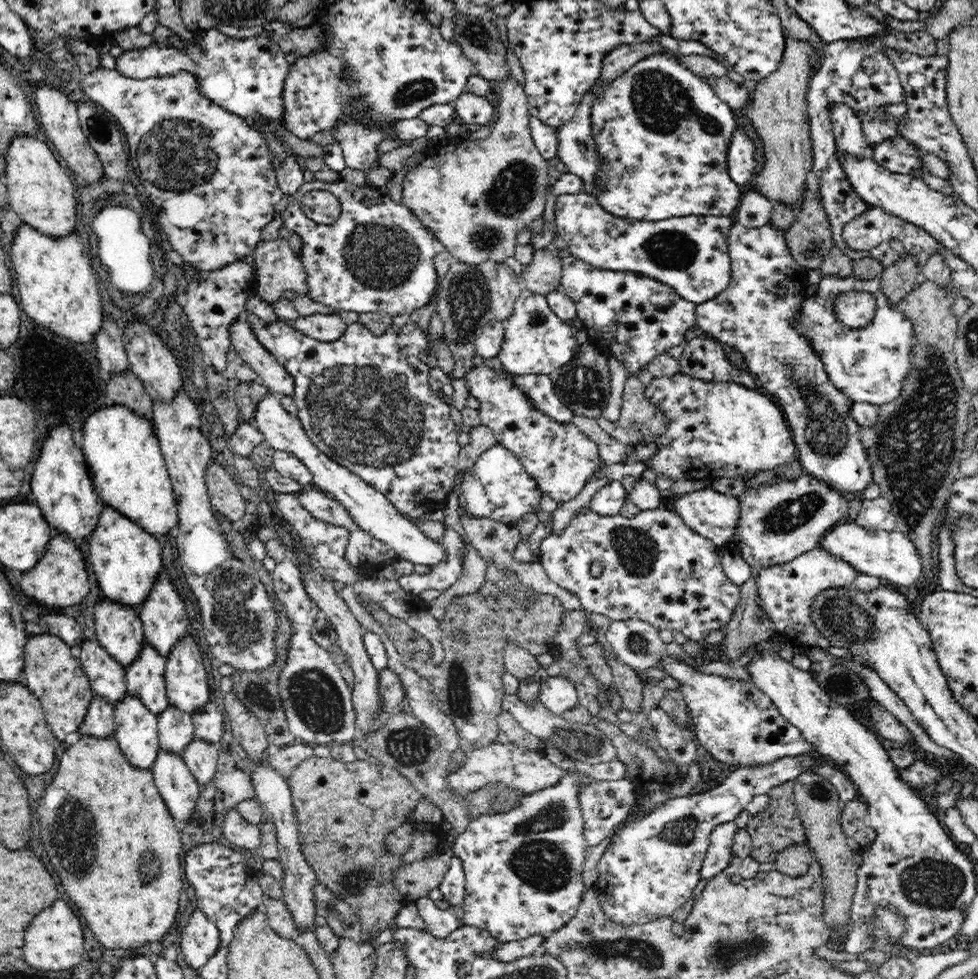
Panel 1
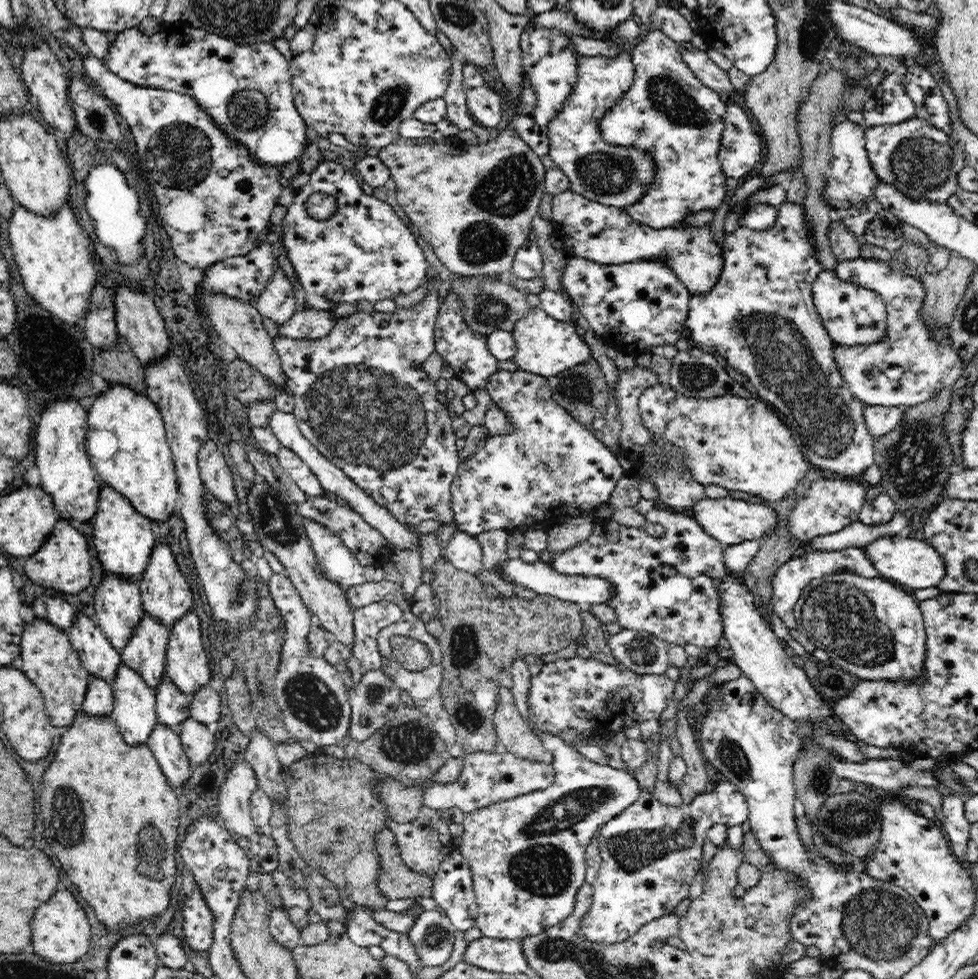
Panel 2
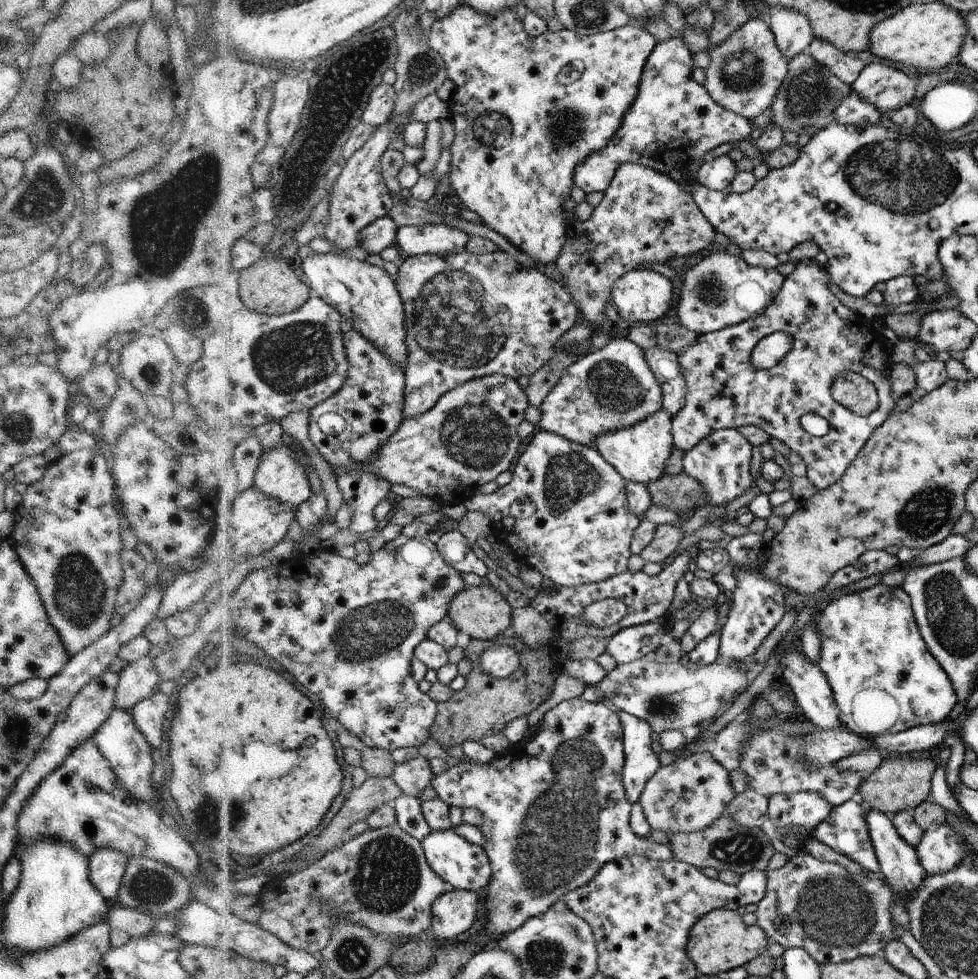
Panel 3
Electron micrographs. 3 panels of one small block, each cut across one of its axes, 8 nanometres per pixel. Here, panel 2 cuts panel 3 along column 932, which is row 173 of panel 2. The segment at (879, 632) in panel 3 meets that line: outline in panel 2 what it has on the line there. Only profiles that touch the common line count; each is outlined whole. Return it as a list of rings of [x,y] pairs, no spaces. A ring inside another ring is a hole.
[[[660,29],[648,30],[643,38],[643,41],[636,44],[636,46],[634,46],[634,50],[630,50],[630,53],[632,62],[634,62],[634,80],[632,82],[632,86],[630,86],[630,88],[628,88],[628,92],[624,92],[624,96],[622,96],[620,100],[612,106],[612,108],[608,108],[608,112],[604,112],[604,116],[600,118],[600,135],[602,135],[602,137],[604,137],[604,141],[606,141],[606,143],[610,143],[610,145],[636,147],[636,150],[648,152],[648,155],[652,157],[653,170],[656,172],[656,175],[654,176],[654,182],[650,185],[648,193],[645,193],[640,201],[637,201],[635,204],[630,204],[626,209],[624,209],[624,212],[633,220],[656,229],[668,228],[676,224],[680,224],[684,221],[686,216],[695,215],[696,212],[715,212],[727,195],[727,177],[724,175],[719,161],[719,146],[722,131],[725,127],[723,116],[726,112],[726,102],[722,102],[722,100],[720,100],[720,96],[716,94],[716,91],[710,90],[707,86],[702,86],[701,80],[698,80],[698,77],[692,72],[692,69],[683,61],[682,55],[680,54],[678,48],[678,43],[666,36],[664,32],[660,31]]]

